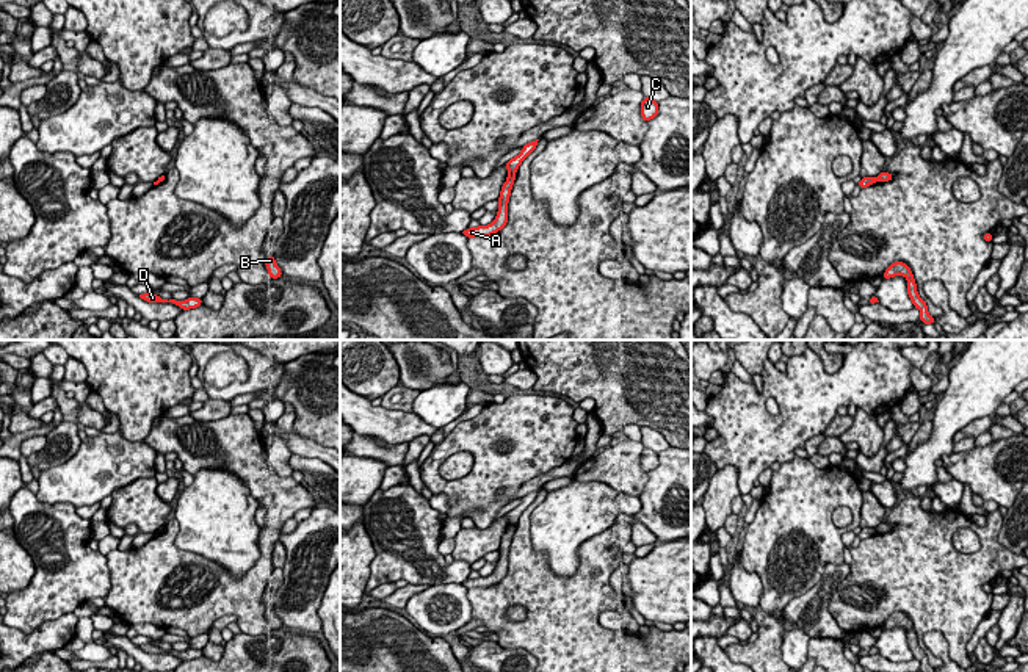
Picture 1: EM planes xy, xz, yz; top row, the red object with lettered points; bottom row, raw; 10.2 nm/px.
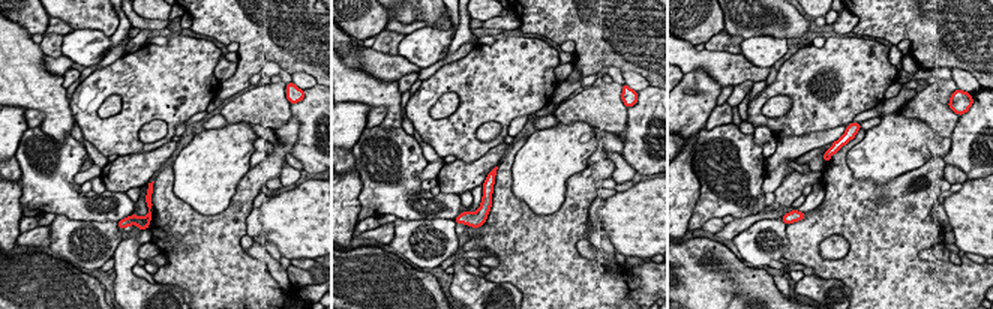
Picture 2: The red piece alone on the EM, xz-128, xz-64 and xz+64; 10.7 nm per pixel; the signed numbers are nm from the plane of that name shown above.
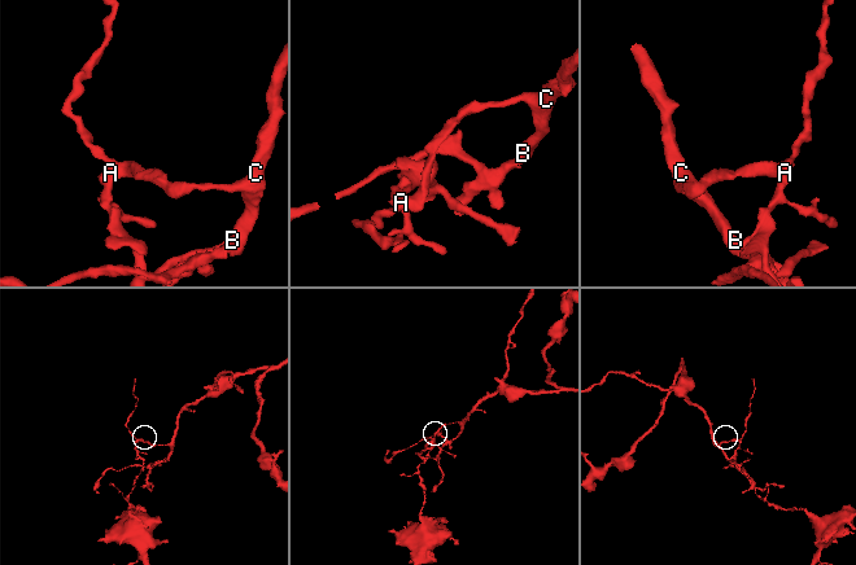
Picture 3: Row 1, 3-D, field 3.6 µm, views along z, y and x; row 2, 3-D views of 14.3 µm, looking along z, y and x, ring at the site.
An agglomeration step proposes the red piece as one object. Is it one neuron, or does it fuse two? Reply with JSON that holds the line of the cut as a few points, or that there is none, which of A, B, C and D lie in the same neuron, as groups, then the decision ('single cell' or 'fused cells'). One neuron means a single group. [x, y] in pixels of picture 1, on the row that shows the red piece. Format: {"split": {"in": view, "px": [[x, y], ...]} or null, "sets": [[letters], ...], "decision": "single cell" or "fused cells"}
{"split": {"in": "xz", "px": [[510, 173], [514, 174]]}, "sets": [["A"], ["B", "C", "D"]], "decision": "fused cells"}

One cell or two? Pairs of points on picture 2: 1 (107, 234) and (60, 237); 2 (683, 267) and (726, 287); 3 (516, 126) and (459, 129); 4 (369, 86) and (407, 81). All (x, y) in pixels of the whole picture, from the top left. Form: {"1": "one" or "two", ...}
{"1": "one", "2": "one", "3": "two", "4": "two"}

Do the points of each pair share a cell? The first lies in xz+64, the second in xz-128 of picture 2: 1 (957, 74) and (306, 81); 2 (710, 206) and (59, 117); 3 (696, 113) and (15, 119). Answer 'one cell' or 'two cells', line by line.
1: one cell
2: two cells
3: one cell

